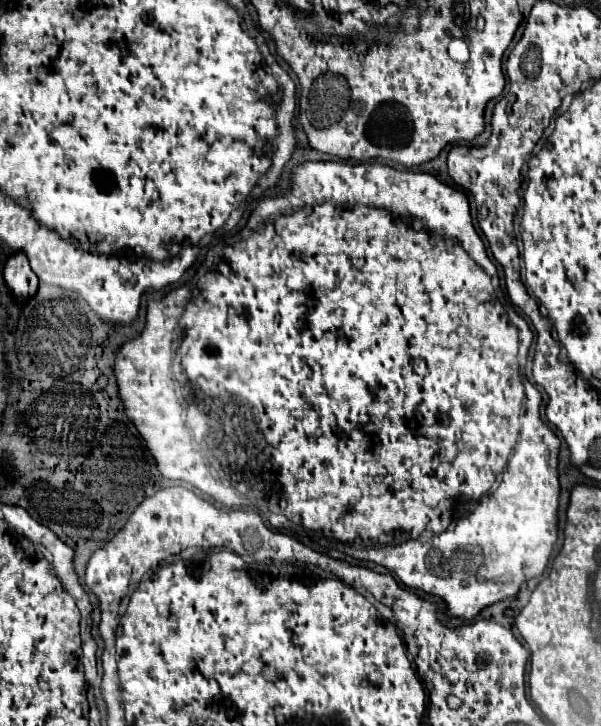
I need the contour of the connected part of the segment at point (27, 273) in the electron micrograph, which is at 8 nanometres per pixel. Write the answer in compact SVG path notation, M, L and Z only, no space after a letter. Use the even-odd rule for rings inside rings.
M18 251L18 253L12 253L8 259L6 259L6 265L4 265L4 279L10 287L10 291L18 297L18 301L26 301L28 297L32 297L38 289L38 277L36 273L30 269L28 265L28 257L26 253Z

